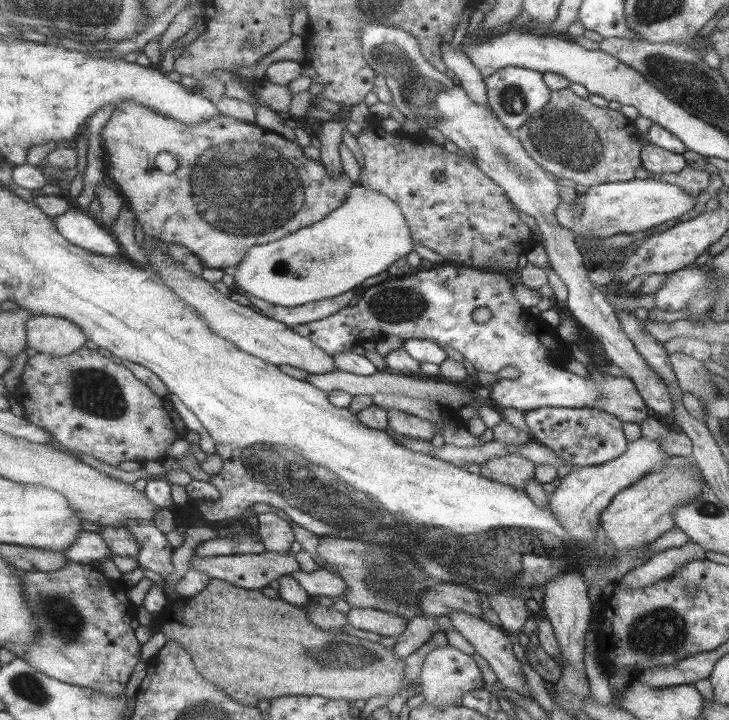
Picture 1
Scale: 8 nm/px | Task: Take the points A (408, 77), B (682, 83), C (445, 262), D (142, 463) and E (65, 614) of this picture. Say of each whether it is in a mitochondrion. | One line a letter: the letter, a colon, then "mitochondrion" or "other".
A: mitochondrion
B: mitochondrion
C: other
D: other
E: mitochondrion

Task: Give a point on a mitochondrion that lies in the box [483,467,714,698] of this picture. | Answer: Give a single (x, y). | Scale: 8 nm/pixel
(658, 632)

